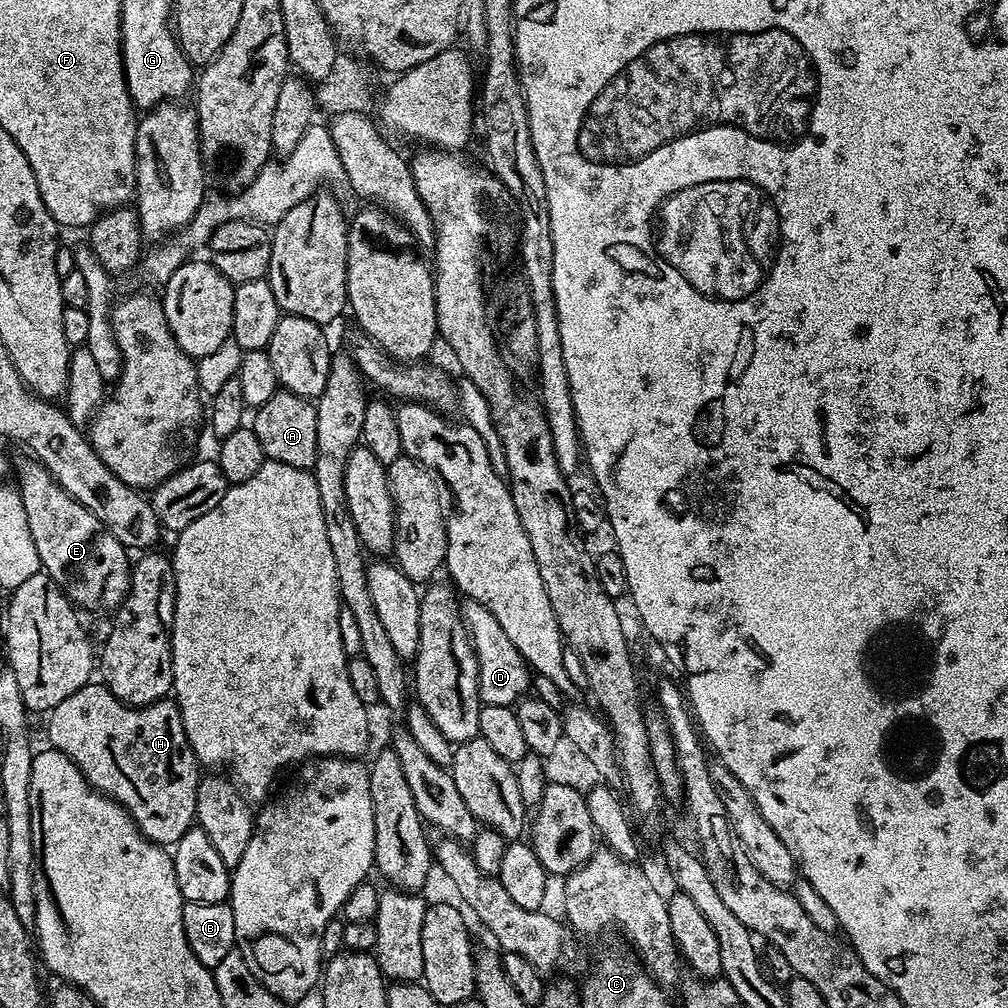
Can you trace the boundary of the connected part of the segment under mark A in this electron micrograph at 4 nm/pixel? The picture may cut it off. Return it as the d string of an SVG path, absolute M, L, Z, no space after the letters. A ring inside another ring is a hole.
M278 390L270 402L255 409L250 426L262 442L262 450L269 460L286 462L286 466L315 469L320 460L318 456L318 414L316 405L307 396Z

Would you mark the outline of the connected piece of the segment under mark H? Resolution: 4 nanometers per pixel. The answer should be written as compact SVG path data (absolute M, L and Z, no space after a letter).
M90 682L82 686L82 690L70 694L66 702L58 702L58 706L47 713L46 720L47 743L69 756L97 792L117 800L131 814L132 821L145 838L161 846L175 846L182 834L193 827L202 765L186 738L182 714L175 699L165 698L144 708L134 708L114 698L103 682Z

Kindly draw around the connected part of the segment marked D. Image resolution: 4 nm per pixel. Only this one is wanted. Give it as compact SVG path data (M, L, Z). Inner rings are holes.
M465 599L460 606L460 617L468 631L468 637L472 639L474 654L478 658L478 694L481 705L513 707L520 703L525 696L529 695L534 684L534 676L528 664L518 654L514 642L506 638L502 626L498 626L494 614L486 610L478 602Z

